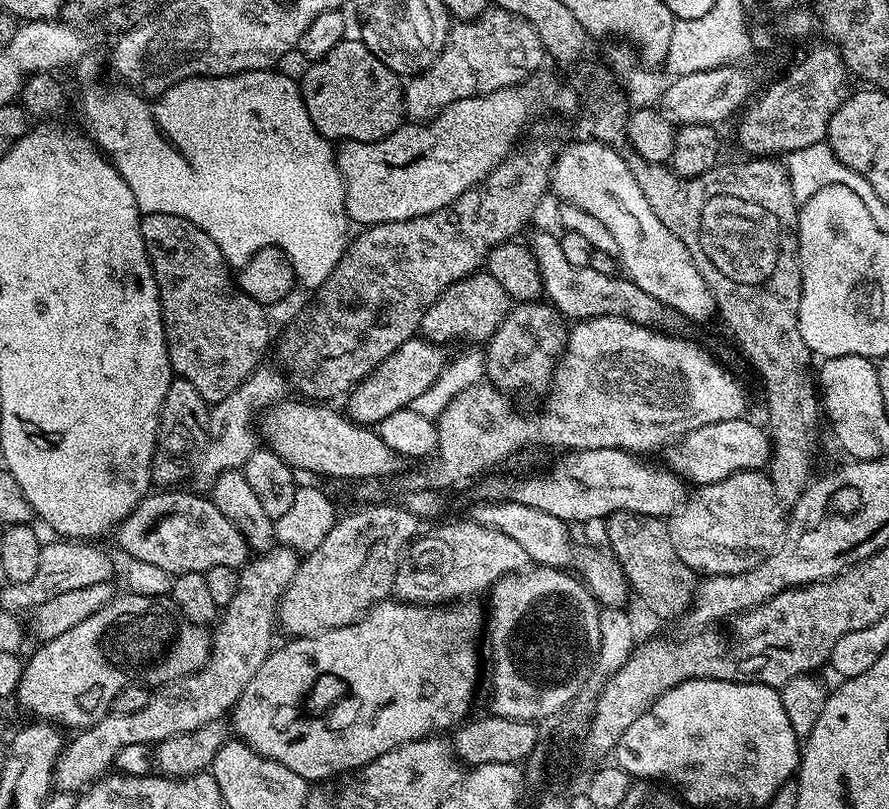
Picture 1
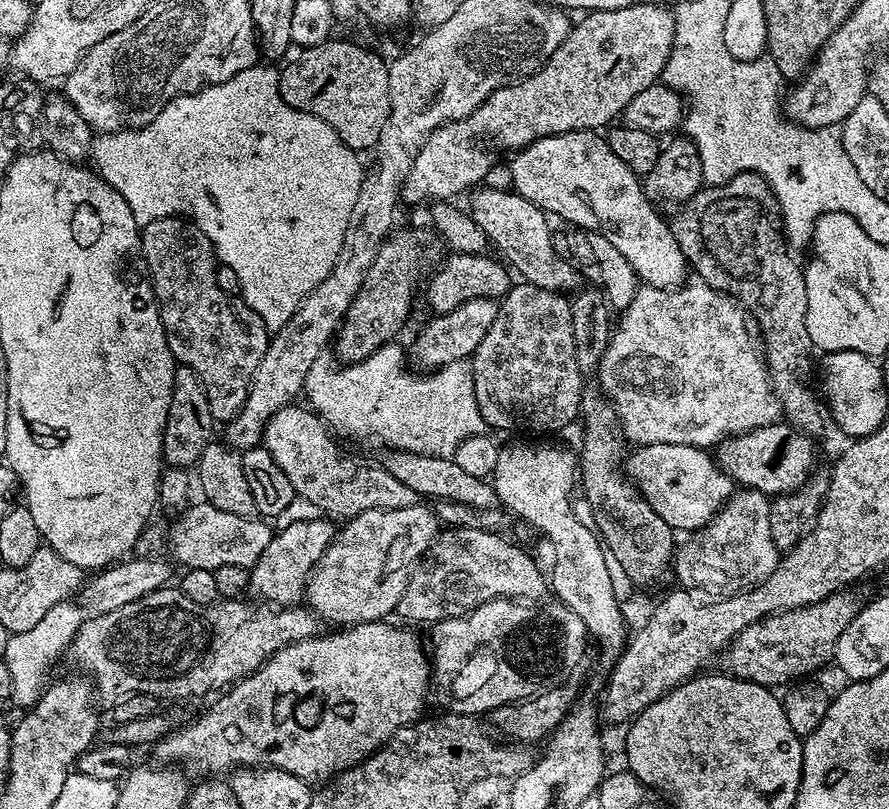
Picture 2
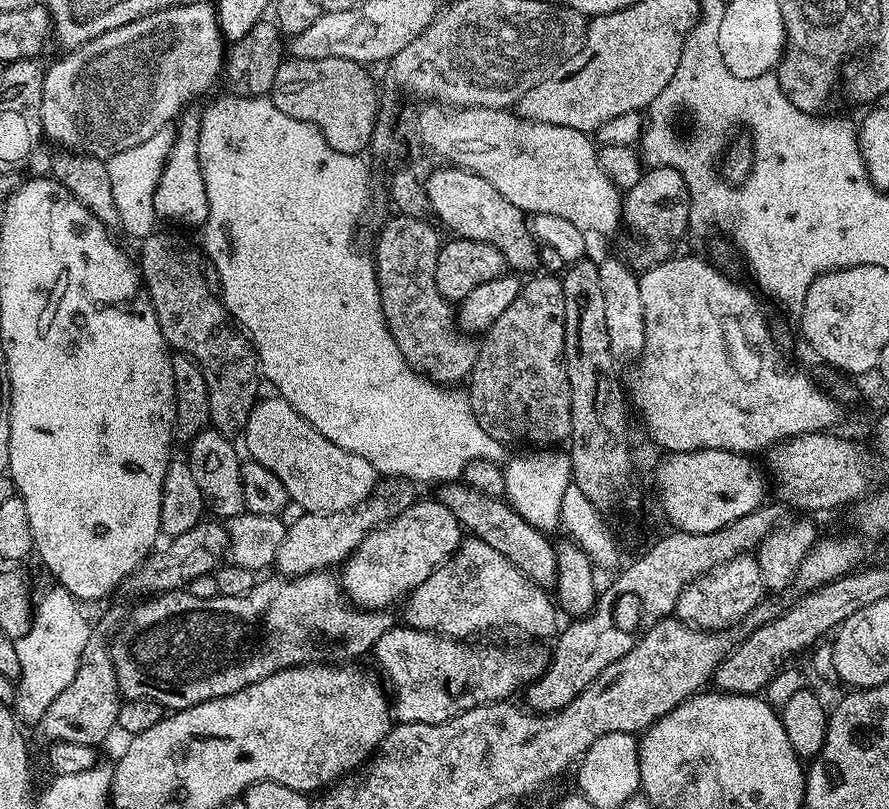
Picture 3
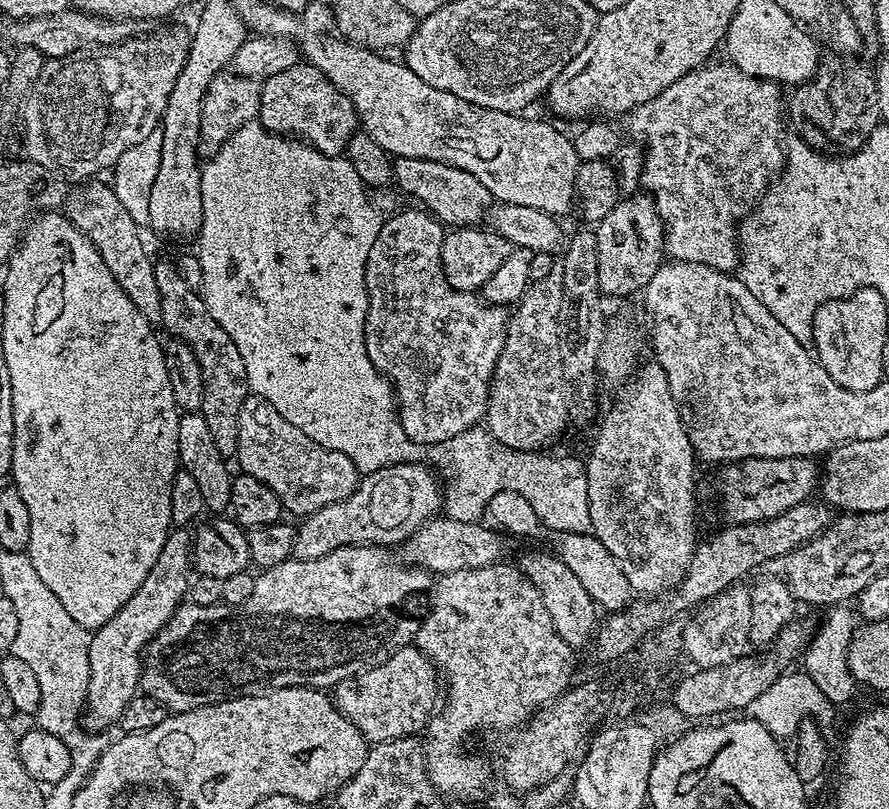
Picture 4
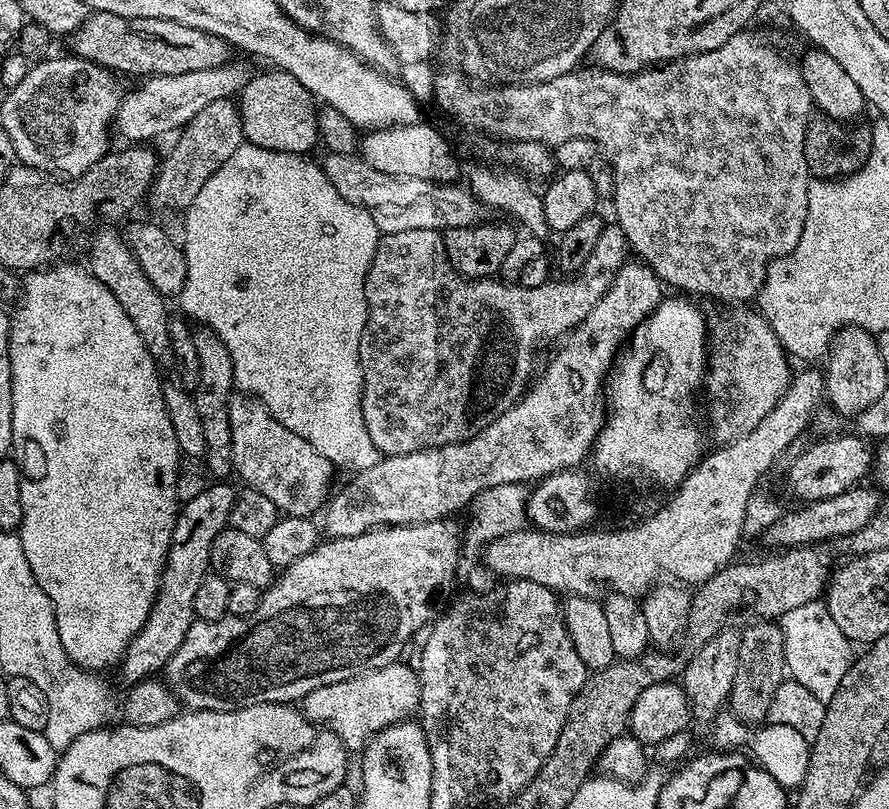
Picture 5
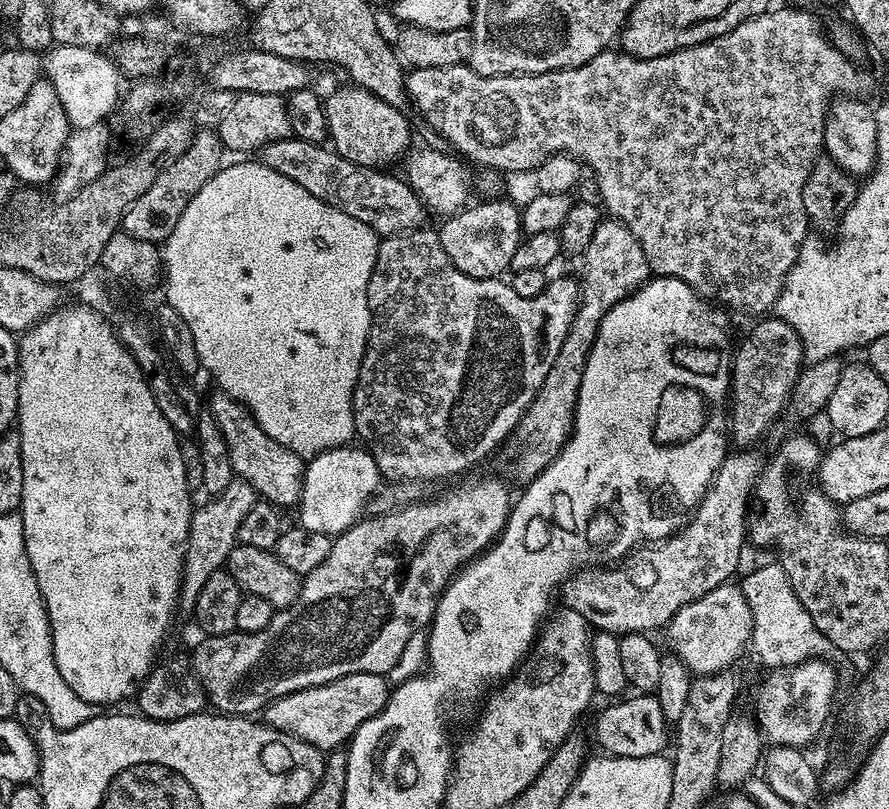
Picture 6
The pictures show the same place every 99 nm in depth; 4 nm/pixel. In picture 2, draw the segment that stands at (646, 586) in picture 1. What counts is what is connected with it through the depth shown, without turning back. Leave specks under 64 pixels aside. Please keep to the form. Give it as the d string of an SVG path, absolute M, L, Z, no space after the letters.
M596 396L583 397L582 416L588 419L588 425L584 428L584 445L578 448L578 480L584 483L582 496L589 502L591 523L607 555L617 560L636 586L656 584L667 572L669 575L674 560L674 529L654 514L635 484L626 482L622 467L626 447L621 433L614 427L615 412L607 399Z

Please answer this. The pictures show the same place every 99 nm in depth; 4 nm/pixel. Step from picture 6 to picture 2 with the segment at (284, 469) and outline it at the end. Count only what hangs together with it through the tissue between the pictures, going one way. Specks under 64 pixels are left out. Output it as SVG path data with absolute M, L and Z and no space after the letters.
M289 406L278 410L269 418L268 424L264 428L262 439L263 447L268 449L268 453L282 466L282 474L290 478L290 486L294 486L296 495L306 498L306 502L314 502L321 513L328 518L351 518L362 514L366 510L398 510L402 506L414 506L421 503L422 497L410 487L390 474L383 463L371 464L368 460L359 460L356 456L340 456L340 448L332 441L333 433L327 424L320 419L317 413L307 407L296 408Z

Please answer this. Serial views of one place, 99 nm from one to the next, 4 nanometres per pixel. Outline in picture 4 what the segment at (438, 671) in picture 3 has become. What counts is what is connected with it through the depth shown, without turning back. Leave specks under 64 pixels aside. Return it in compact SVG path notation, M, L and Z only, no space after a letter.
M415 646L399 648L378 666L359 672L334 688L336 707L347 720L354 722L369 745L423 733L432 713L437 711L441 696L442 680L436 665Z

